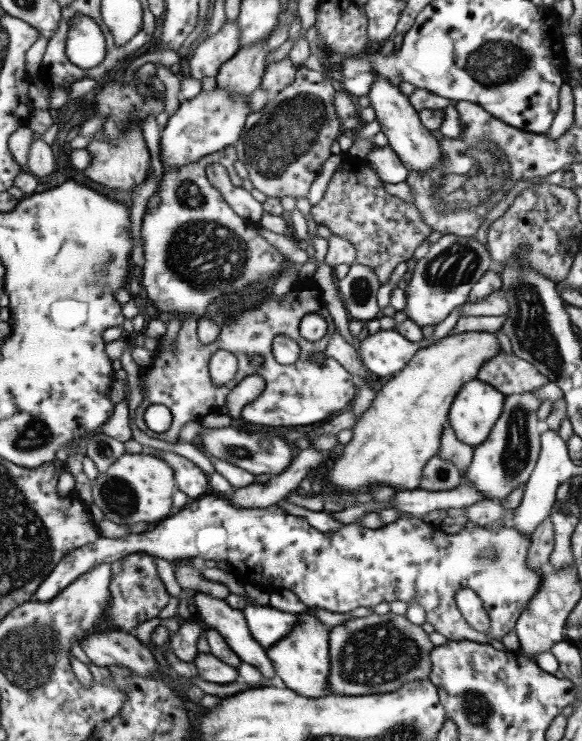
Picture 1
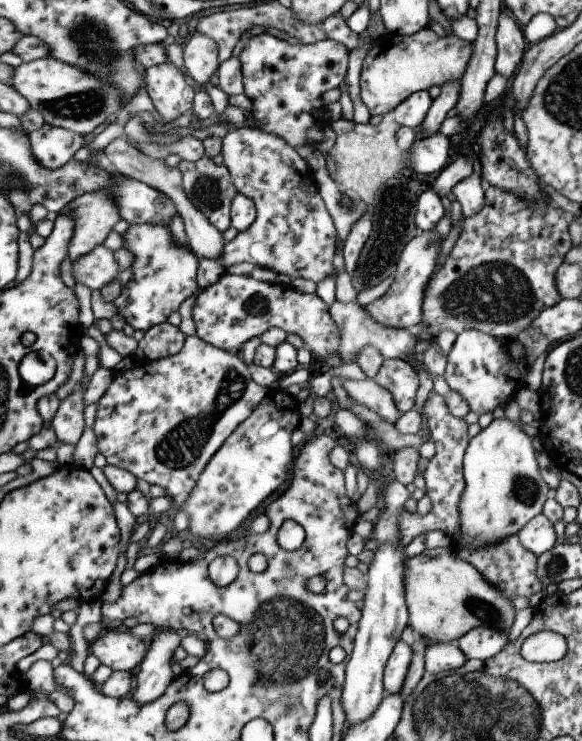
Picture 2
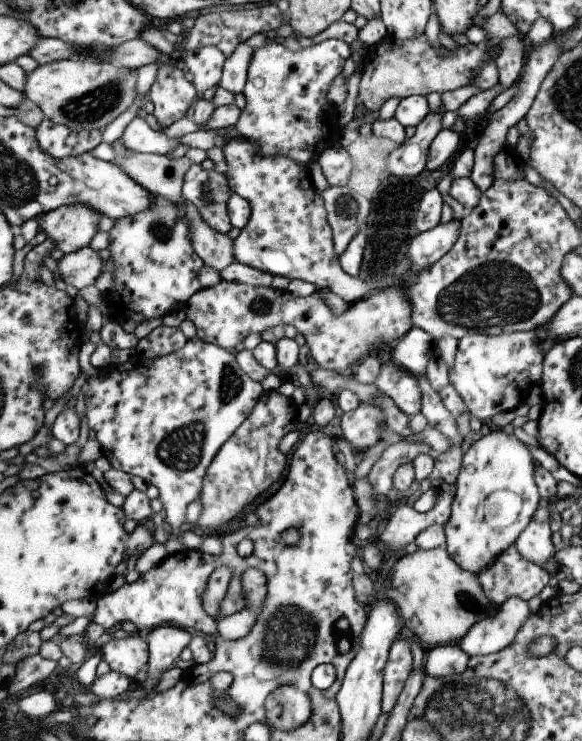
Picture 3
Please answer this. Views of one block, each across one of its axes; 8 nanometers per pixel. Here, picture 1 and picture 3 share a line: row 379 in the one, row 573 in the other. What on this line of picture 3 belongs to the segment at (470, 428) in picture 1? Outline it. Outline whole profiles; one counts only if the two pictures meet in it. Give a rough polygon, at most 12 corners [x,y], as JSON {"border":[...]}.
{"border":[[501,428],[461,460],[445,550],[473,574],[543,504]]}

